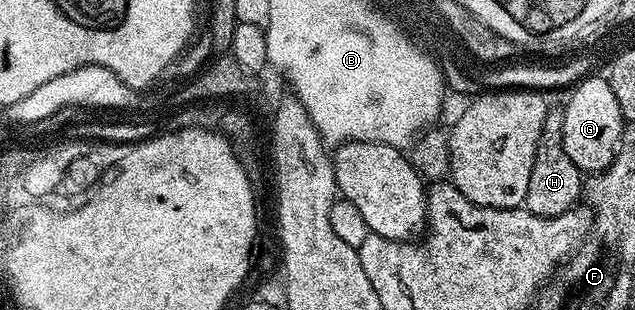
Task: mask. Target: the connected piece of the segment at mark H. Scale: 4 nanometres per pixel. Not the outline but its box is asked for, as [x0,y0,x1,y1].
[522,105,582,219]

